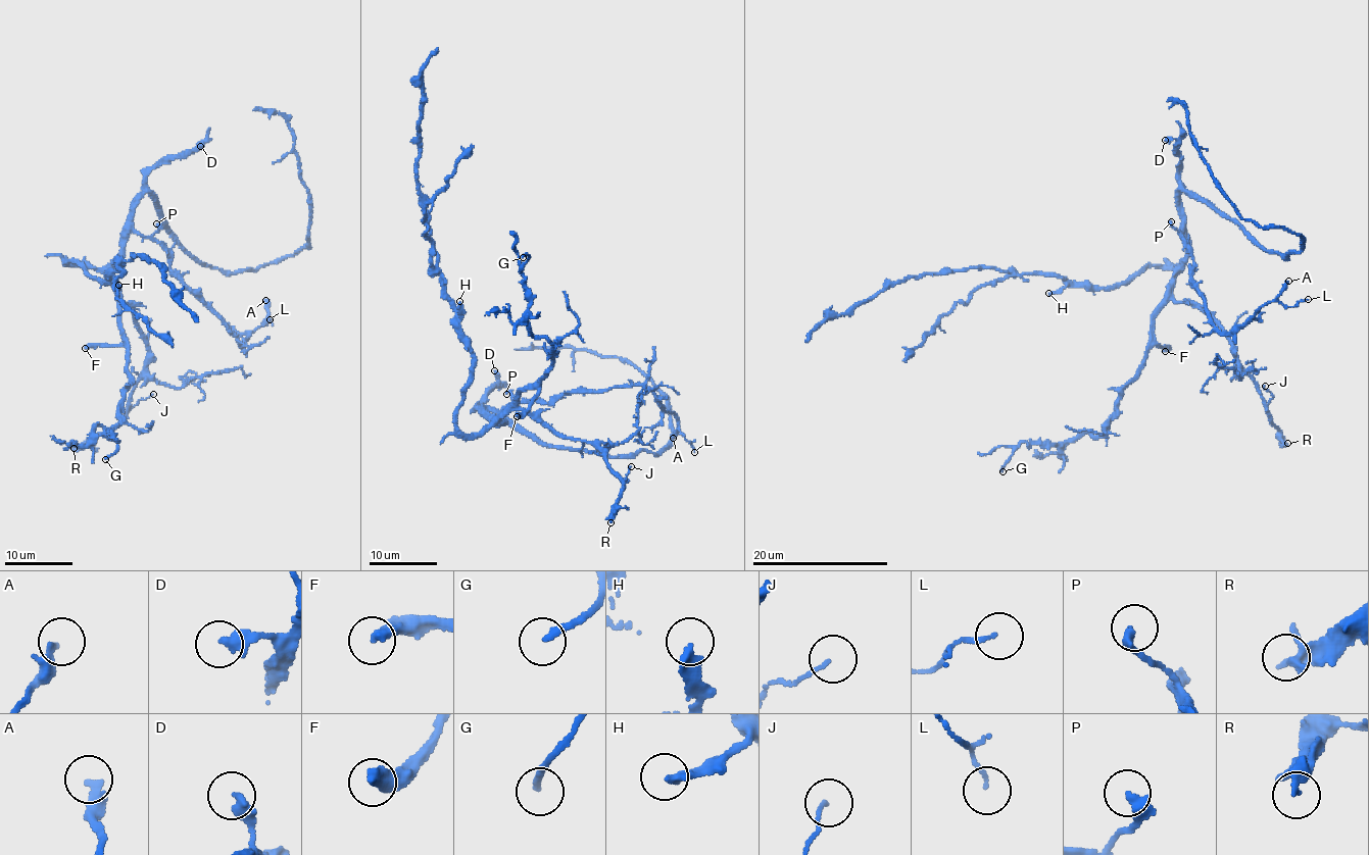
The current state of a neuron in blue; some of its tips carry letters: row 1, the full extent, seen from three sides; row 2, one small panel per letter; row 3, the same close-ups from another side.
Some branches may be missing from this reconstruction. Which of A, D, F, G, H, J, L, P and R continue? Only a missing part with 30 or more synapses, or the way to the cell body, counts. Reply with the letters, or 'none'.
F, H

